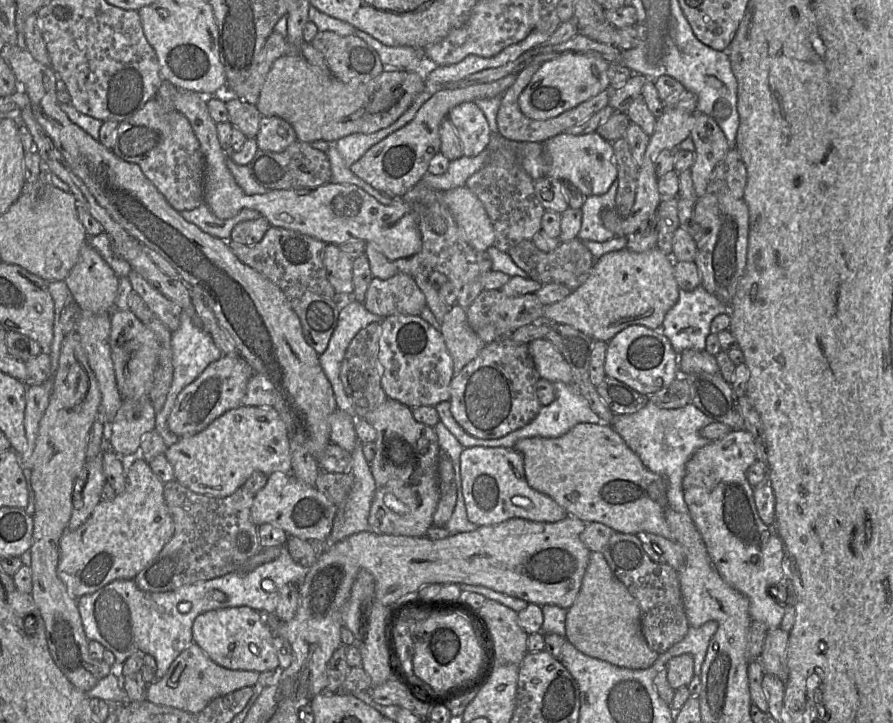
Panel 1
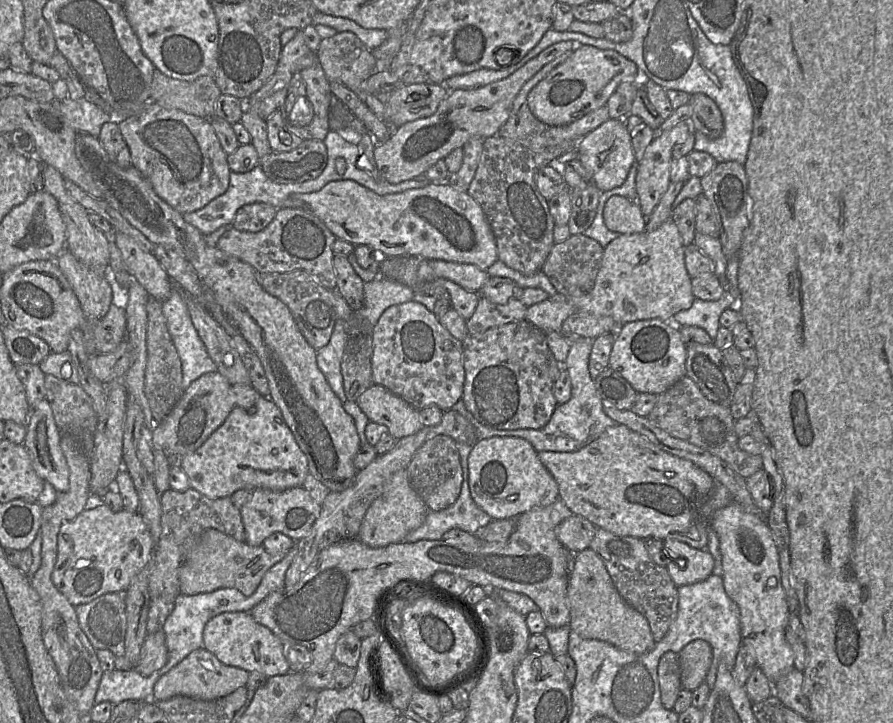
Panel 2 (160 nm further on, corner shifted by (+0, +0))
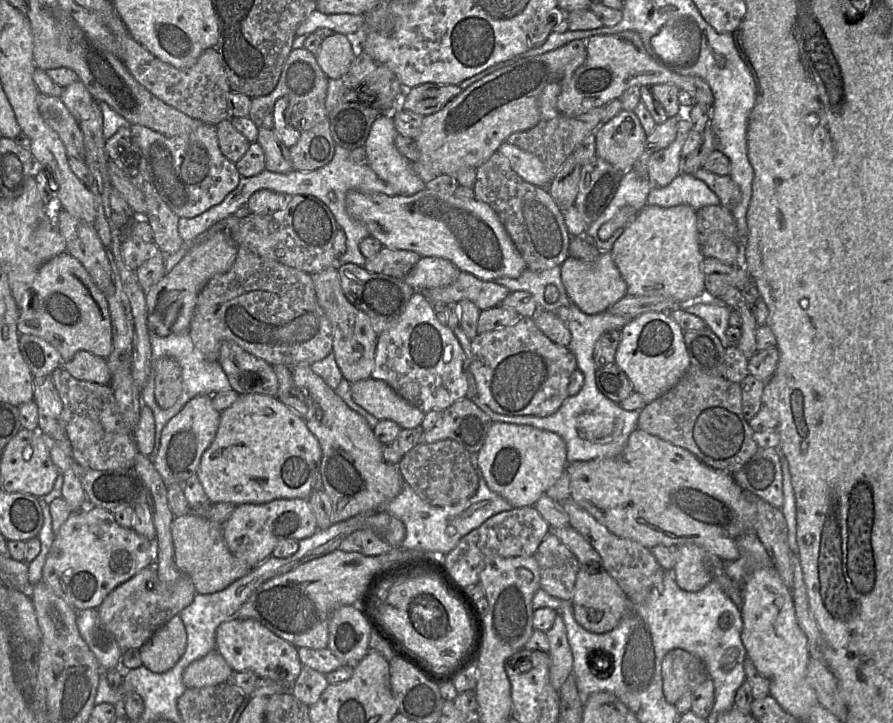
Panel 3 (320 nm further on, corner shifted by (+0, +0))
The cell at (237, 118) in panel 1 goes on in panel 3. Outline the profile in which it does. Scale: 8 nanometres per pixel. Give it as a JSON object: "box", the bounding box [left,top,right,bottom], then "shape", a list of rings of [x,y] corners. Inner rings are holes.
{"box":[256,128,293,173],"shape":[[[258,128],[256,142],[264,151],[265,169],[274,173],[288,173],[293,170],[289,148],[272,129]]]}

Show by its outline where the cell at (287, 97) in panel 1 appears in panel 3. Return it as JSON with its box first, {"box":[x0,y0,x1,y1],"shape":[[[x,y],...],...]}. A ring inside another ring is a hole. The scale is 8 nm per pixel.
{"box":[400,83,463,116],"shape":[[[424,83],[405,89],[400,108],[422,116],[440,111],[450,100],[463,91],[459,85]]]}

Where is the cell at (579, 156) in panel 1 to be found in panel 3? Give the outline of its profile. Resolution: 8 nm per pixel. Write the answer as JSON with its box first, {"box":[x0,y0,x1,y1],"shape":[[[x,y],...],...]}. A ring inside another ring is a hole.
{"box":[594,109,647,172],"shape":[[[624,109],[594,133],[596,155],[623,172],[632,169],[647,138],[638,116]]]}

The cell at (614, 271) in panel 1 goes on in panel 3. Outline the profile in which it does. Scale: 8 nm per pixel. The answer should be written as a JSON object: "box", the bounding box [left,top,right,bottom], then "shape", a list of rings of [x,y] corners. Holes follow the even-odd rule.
{"box":[610,205,706,306],"shape":[[[646,205],[633,221],[624,227],[624,232],[615,241],[610,251],[611,256],[627,284],[627,294],[632,296],[671,297],[681,306],[694,301],[701,301],[706,296],[702,263],[705,256],[697,232],[697,212],[689,205],[677,205],[662,208]]]}

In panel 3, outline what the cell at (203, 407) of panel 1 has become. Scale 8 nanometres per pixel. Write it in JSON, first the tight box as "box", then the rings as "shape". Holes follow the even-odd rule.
{"box":[153,395,221,486],"shape":[[[202,395],[191,399],[167,423],[161,434],[160,448],[153,460],[166,486],[174,483],[183,485],[190,476],[196,474],[203,453],[217,433],[220,417],[221,413],[212,405],[212,396]]]}

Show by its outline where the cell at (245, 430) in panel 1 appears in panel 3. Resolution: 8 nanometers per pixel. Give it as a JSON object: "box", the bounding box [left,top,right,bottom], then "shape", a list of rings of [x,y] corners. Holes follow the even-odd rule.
{"box":[196,394,322,506],"shape":[[[264,394],[240,395],[231,407],[221,412],[220,424],[217,433],[210,446],[203,453],[196,474],[207,497],[209,498],[209,501],[212,504],[230,502],[238,506],[245,503],[264,504],[276,499],[309,499],[312,493],[322,489],[320,474],[321,456],[321,447],[319,442],[307,428],[304,419],[297,416],[292,409],[283,404],[277,397]]]}

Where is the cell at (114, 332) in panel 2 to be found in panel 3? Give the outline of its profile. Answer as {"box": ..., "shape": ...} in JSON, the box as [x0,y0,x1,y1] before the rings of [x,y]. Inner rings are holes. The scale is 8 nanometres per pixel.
{"box":[17,252,113,363],"shape":[[[66,252],[46,261],[38,270],[31,289],[21,301],[17,330],[20,335],[33,335],[50,343],[60,353],[63,363],[70,361],[79,351],[107,359],[113,350],[108,300],[80,261]]]}

